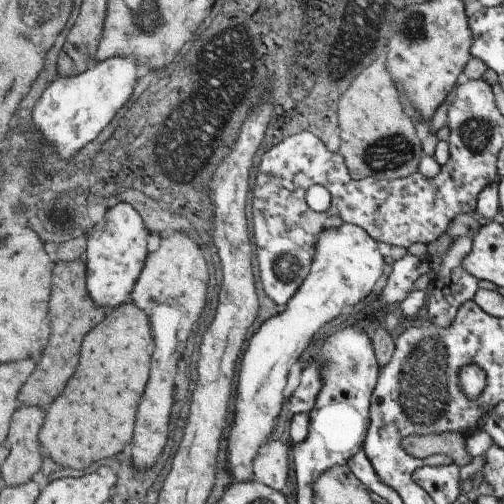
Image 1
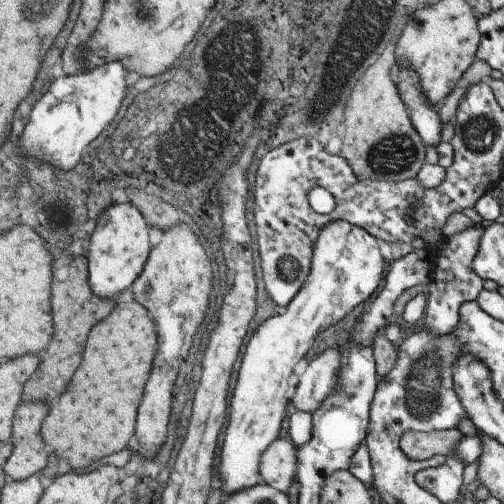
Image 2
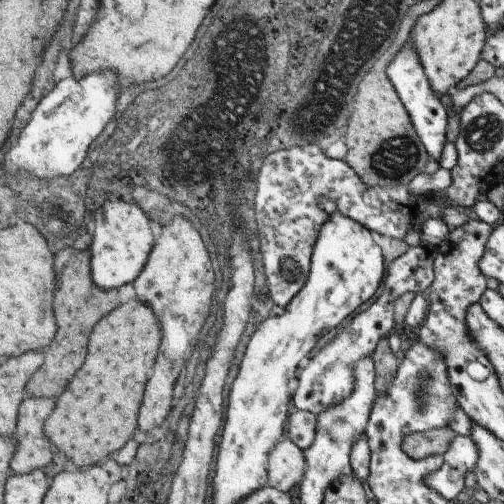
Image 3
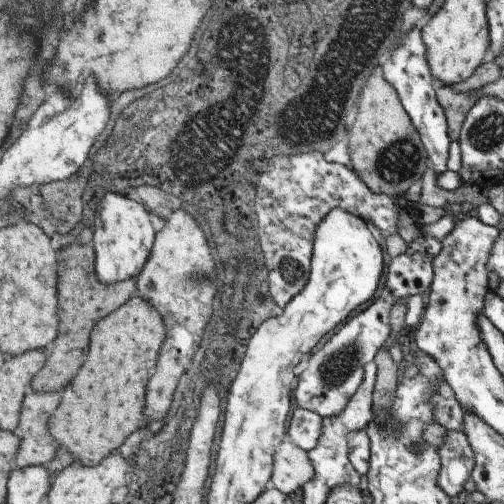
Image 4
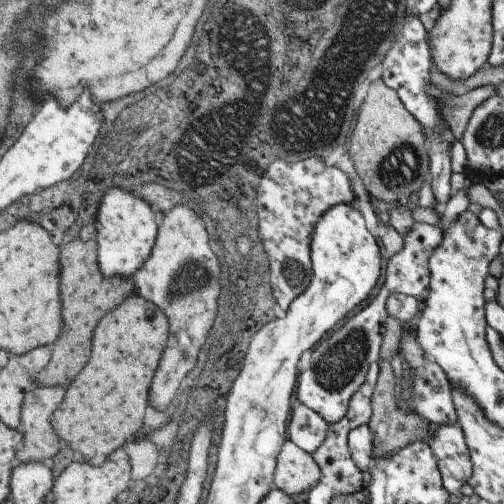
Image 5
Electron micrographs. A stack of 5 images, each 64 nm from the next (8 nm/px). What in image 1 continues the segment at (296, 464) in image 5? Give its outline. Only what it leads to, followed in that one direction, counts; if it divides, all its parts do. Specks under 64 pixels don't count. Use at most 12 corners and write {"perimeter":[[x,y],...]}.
{"perimeter":[[263,444],[253,462],[255,480],[275,490],[287,486],[287,444]]}

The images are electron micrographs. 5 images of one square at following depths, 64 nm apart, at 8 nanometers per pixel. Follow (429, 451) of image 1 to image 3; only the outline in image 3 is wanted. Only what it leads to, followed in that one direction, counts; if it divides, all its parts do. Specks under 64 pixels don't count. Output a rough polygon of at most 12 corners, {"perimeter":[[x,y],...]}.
{"perimeter":[[451,428],[401,438],[409,460],[439,458],[457,436]]}

